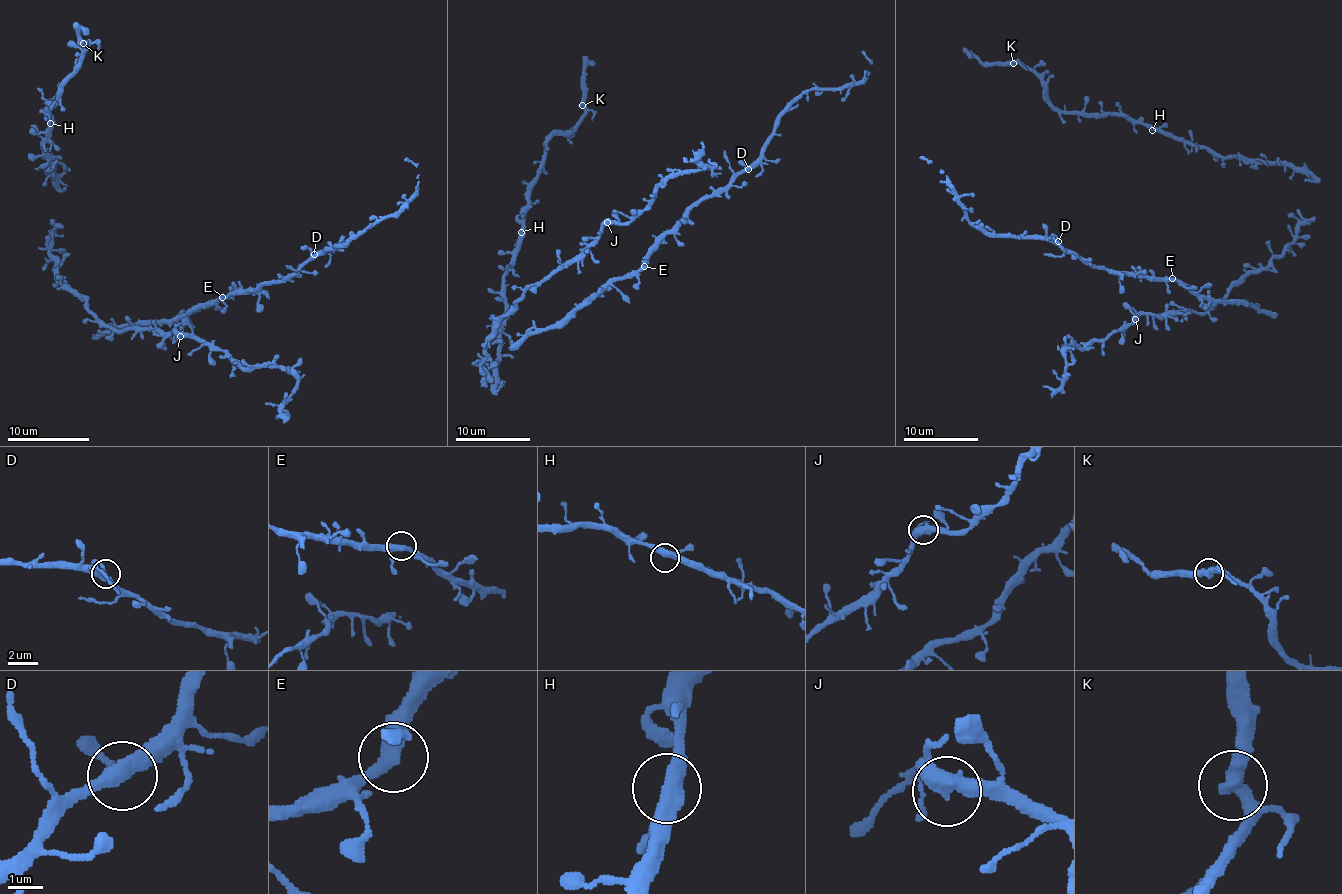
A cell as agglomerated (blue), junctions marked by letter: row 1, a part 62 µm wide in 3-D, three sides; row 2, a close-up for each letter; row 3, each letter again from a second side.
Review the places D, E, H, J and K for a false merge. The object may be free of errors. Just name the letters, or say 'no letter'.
no letter

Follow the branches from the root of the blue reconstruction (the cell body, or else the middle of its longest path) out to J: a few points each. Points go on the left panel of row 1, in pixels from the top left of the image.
J: (81, 301), (100, 322), (117, 330), (157, 327), (164, 333), (177, 331), (180, 335)

